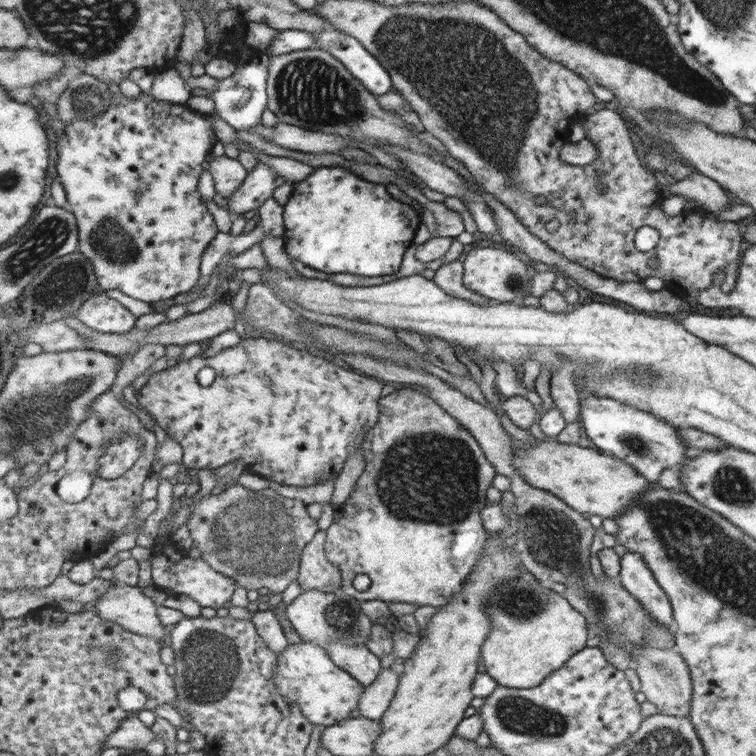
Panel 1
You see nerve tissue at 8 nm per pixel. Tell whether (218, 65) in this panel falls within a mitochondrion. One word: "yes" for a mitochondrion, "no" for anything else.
no

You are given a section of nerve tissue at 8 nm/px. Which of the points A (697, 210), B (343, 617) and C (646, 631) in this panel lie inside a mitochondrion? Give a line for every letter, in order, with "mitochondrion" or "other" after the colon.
A: other
B: mitochondrion
C: mitochondrion

